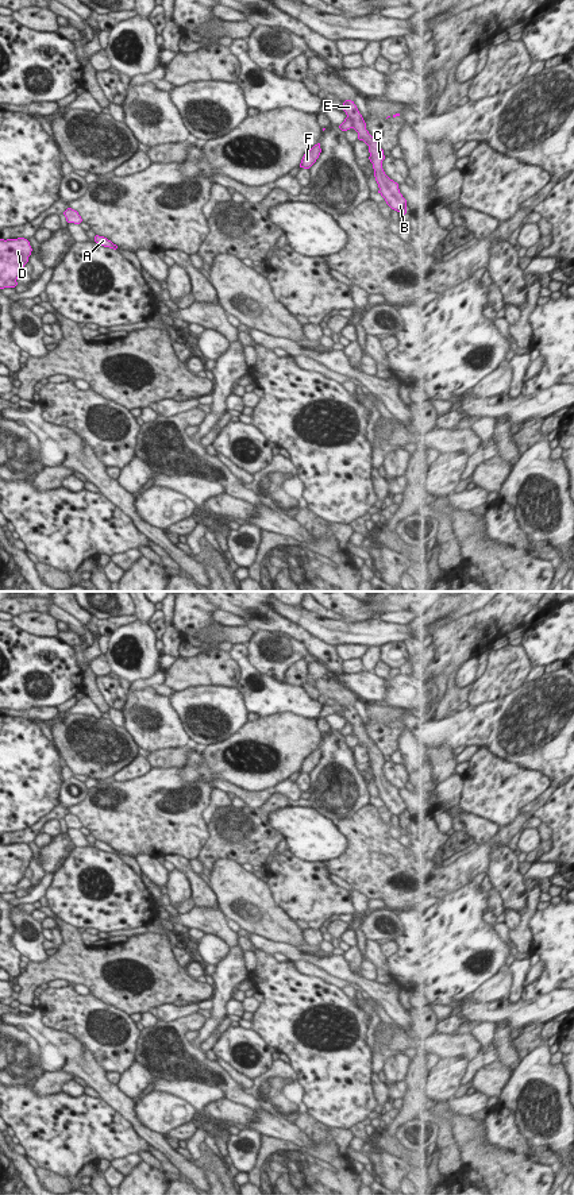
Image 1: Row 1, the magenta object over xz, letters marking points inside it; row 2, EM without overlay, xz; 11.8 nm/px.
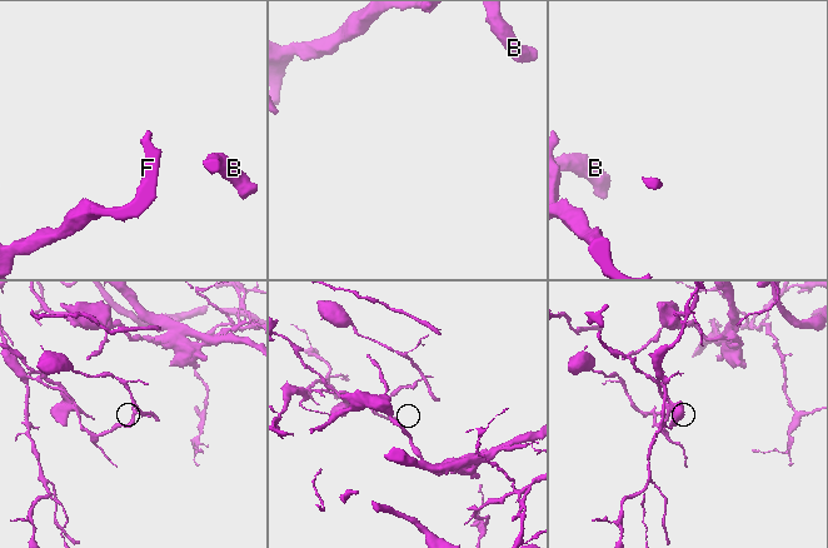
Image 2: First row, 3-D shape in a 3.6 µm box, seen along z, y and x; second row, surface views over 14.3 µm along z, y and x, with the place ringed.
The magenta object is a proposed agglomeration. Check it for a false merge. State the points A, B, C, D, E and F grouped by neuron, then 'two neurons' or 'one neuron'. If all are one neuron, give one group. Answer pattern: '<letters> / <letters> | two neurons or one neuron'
A D F / B C E | two neurons

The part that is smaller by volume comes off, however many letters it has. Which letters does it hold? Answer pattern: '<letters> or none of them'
B, C, E

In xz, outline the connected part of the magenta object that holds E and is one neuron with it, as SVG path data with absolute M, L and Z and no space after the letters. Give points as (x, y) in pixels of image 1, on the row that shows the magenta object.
M346 100L342 107L346 115L353 120L353 128L358 132L358 139L369 146L369 159L373 163L374 177L380 188L378 193L392 209L405 215L407 200L400 193L398 184L390 180L382 169L382 161L385 159L384 150L366 130L366 123L354 101Z

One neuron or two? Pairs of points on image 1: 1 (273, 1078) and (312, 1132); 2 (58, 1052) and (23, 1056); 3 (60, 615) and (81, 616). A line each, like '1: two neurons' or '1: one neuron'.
1: two neurons
2: two neurons
3: two neurons

